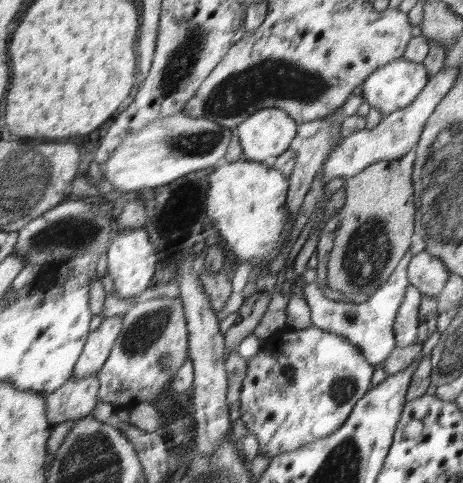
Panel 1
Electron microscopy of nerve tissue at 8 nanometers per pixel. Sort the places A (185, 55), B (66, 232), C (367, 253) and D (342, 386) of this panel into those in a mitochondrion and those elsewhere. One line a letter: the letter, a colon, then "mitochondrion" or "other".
A: mitochondrion
B: mitochondrion
C: mitochondrion
D: mitochondrion

